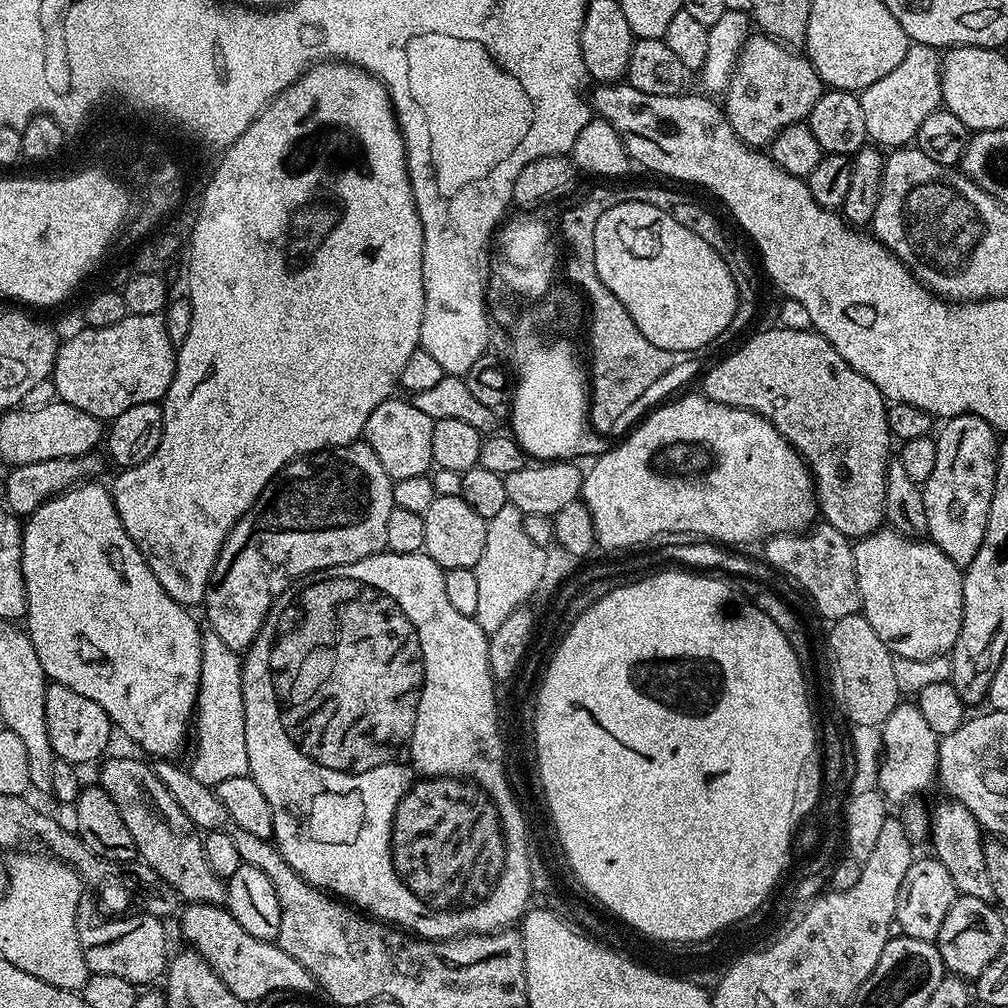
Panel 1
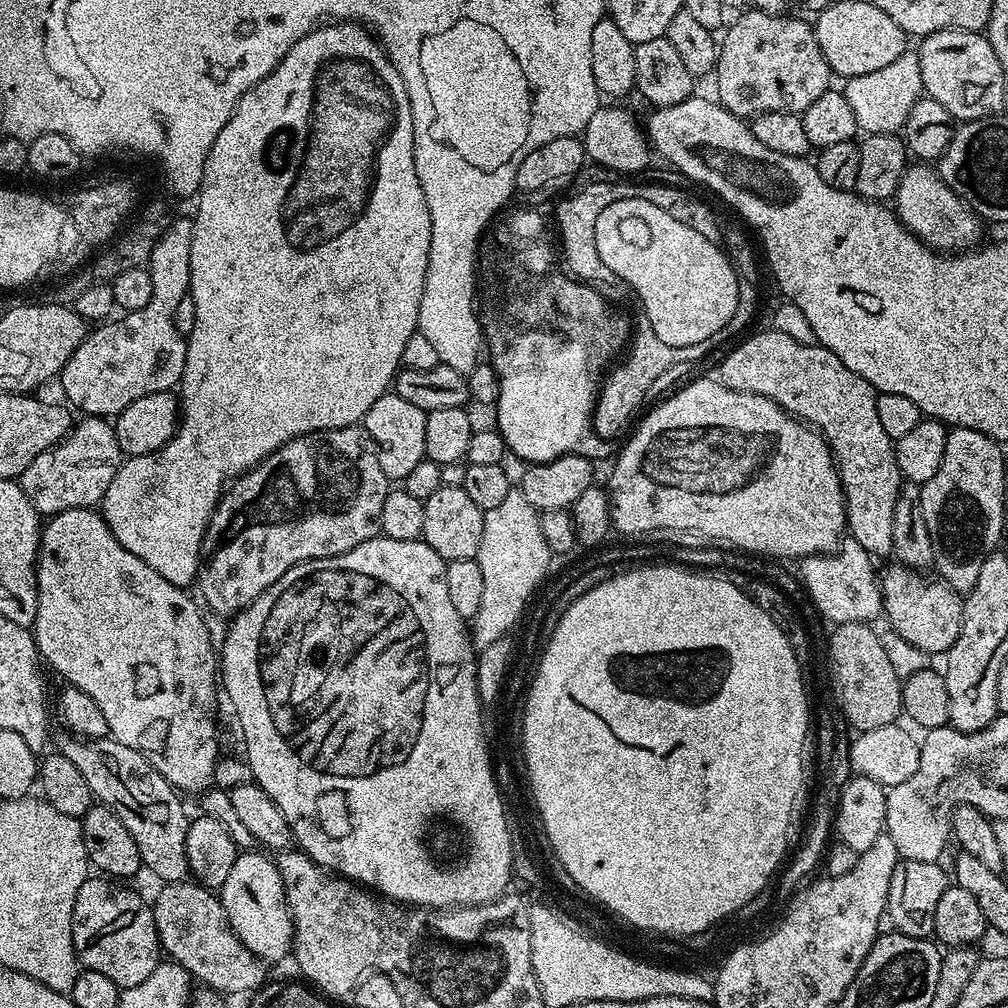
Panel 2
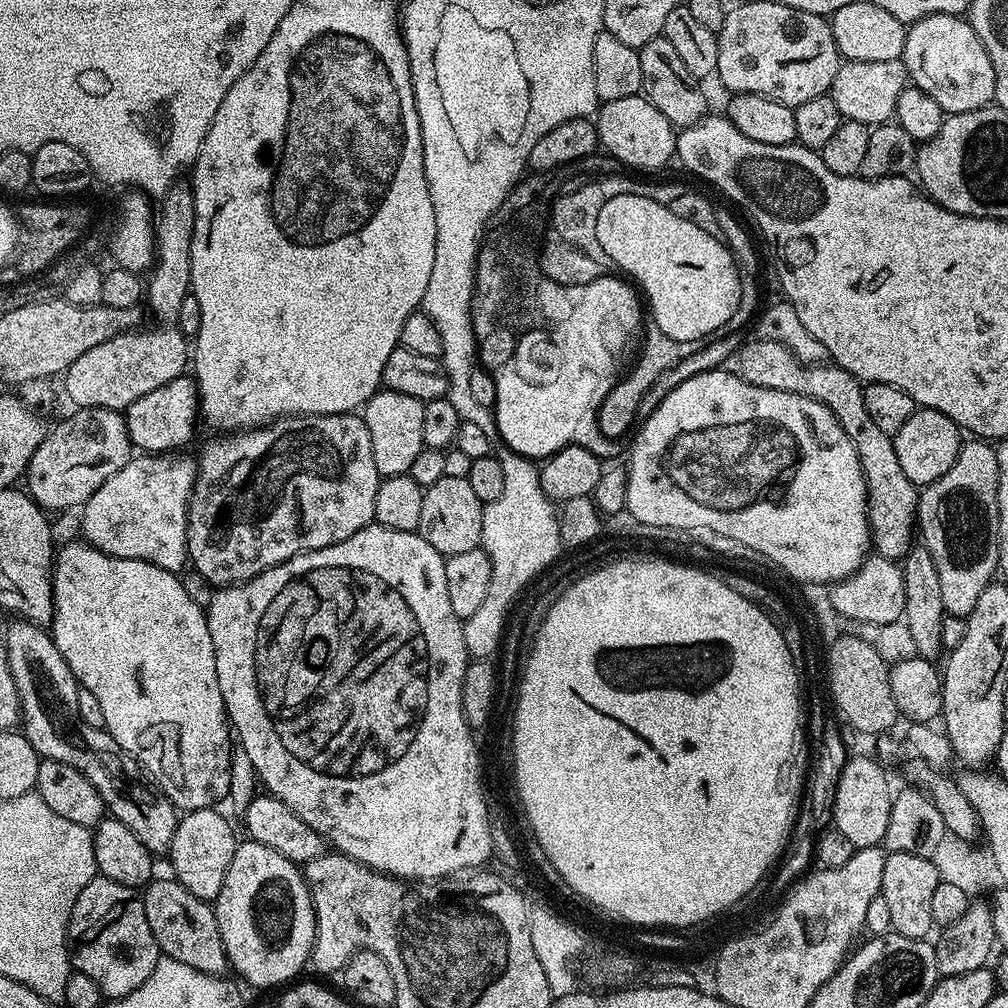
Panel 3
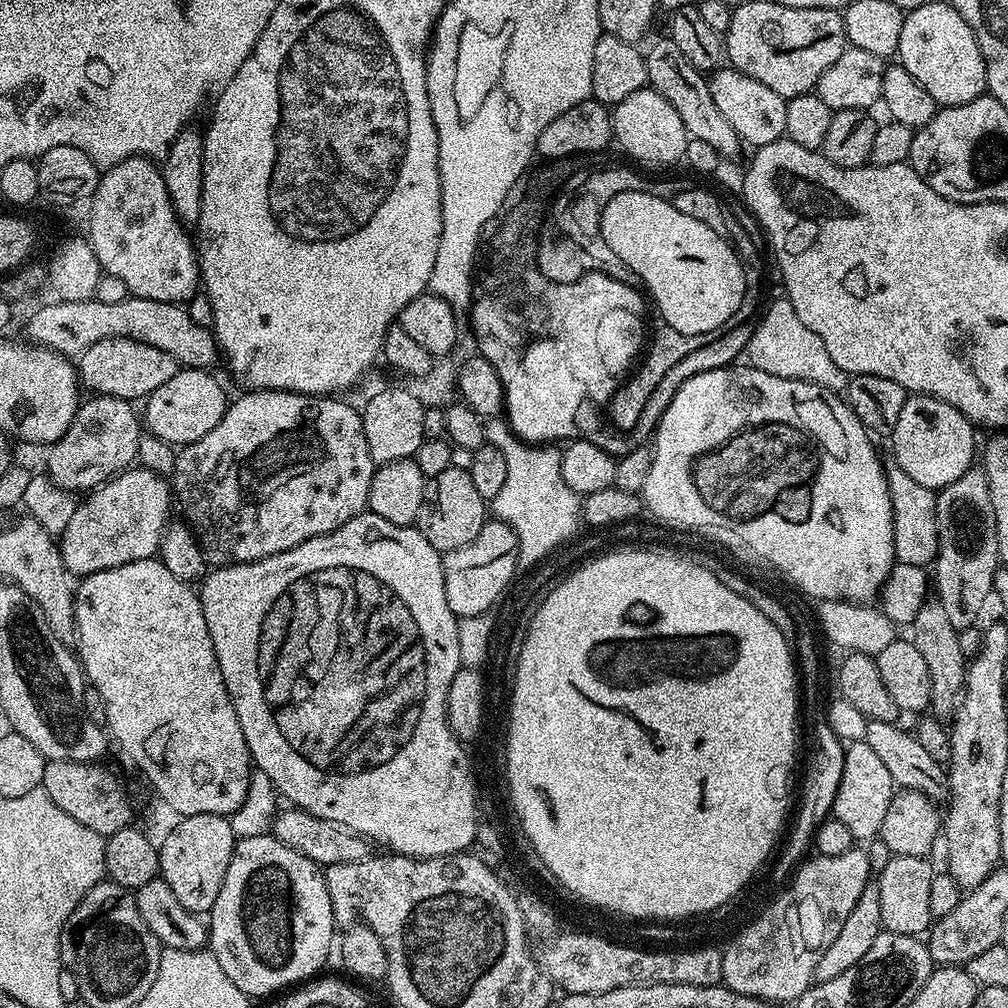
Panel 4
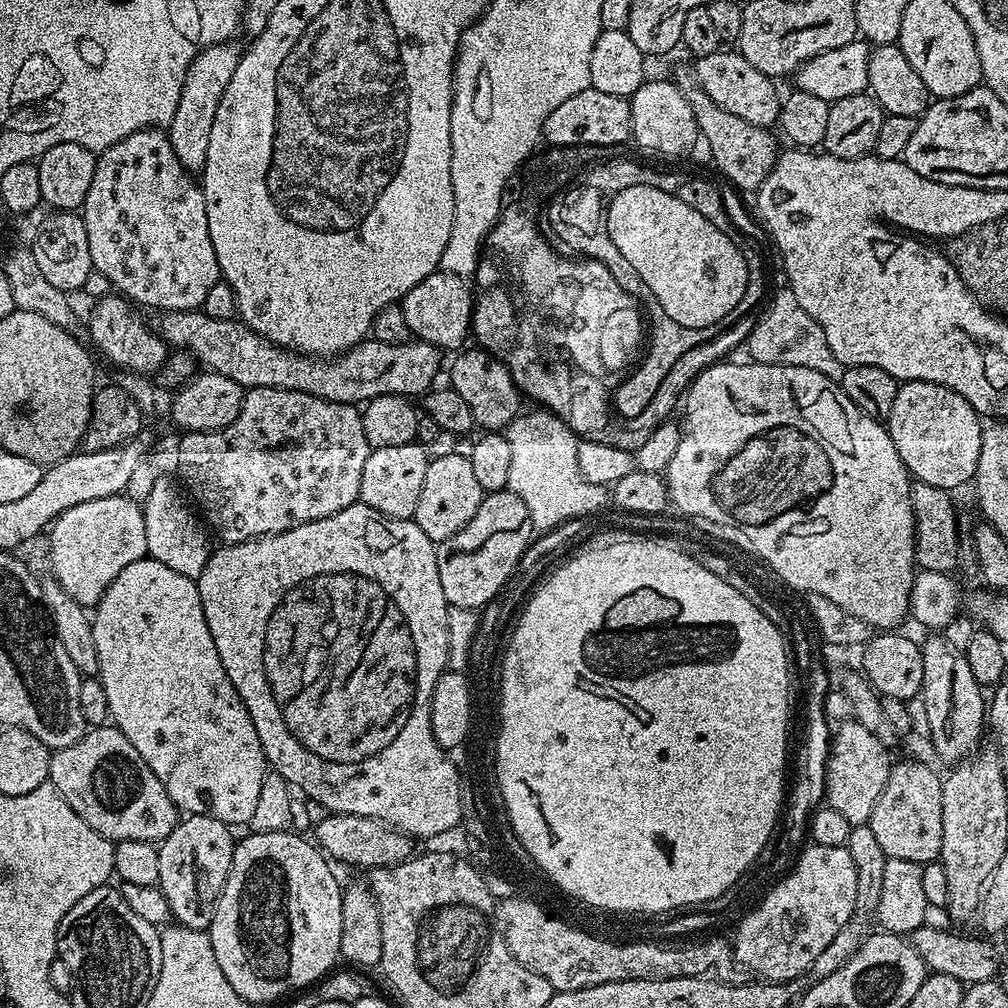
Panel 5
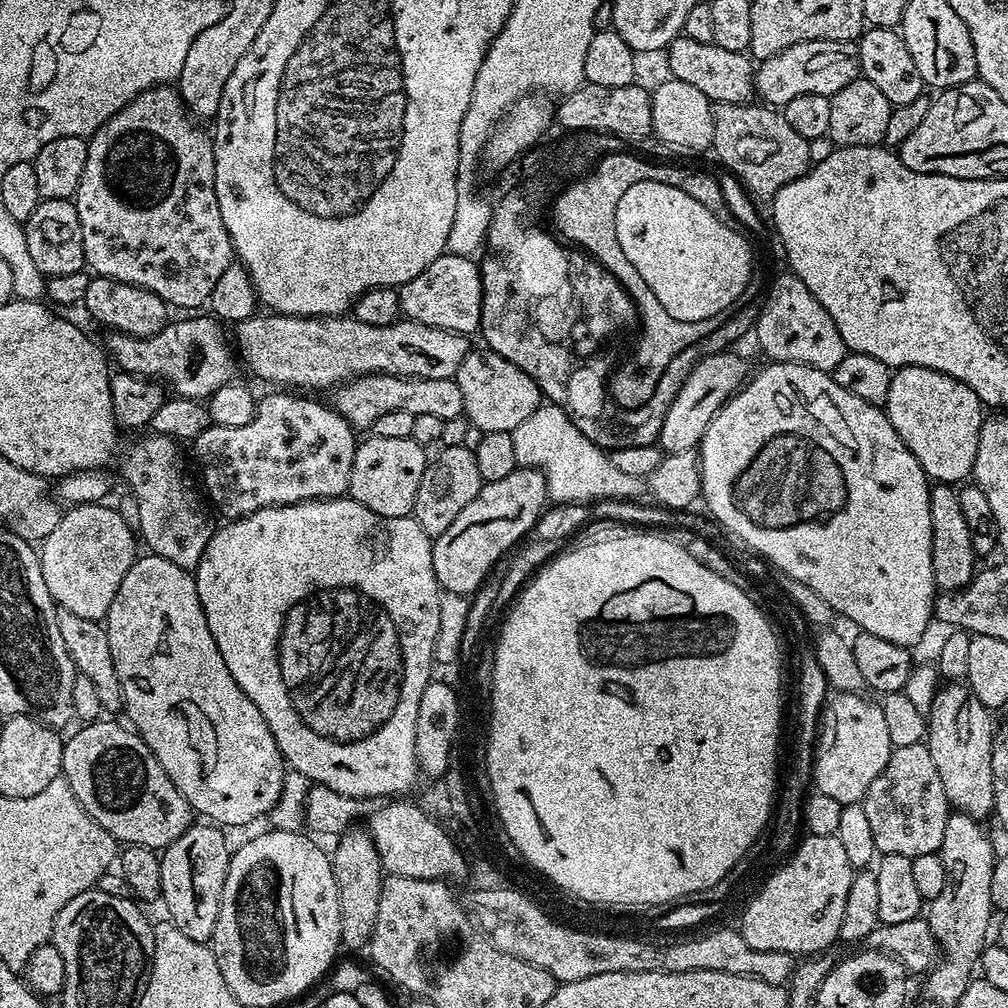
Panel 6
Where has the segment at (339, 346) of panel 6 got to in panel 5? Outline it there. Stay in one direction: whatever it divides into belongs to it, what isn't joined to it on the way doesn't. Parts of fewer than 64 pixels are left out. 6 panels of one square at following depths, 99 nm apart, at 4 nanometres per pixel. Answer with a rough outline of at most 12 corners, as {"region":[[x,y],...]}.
{"region":[[164,312],[165,344],[245,390],[360,406],[423,397],[441,349],[366,338],[317,358],[236,318]]}

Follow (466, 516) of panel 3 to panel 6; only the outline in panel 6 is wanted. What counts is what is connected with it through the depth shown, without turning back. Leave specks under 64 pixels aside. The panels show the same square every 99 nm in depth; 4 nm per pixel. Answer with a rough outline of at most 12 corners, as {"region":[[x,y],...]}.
{"region":[[441,447],[418,482],[414,519],[442,535],[482,483],[475,451]]}

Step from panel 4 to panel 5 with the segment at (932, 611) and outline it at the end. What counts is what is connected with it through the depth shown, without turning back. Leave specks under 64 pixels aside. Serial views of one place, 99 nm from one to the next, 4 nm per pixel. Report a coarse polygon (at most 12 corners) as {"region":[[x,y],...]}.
{"region":[[923,641],[927,739],[944,760],[981,747],[986,696],[965,653]]}

